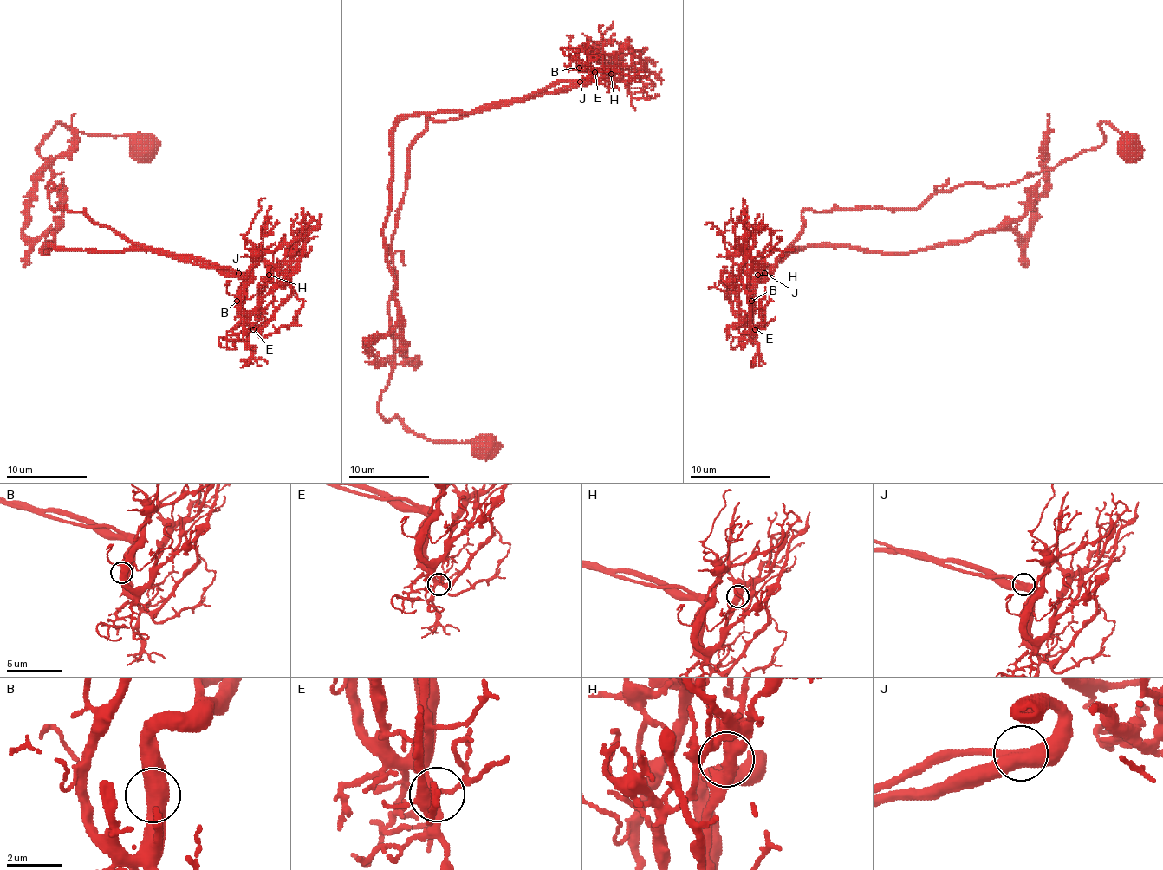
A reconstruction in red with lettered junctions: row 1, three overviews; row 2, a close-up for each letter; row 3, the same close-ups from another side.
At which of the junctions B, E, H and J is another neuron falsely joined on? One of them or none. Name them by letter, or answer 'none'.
none

